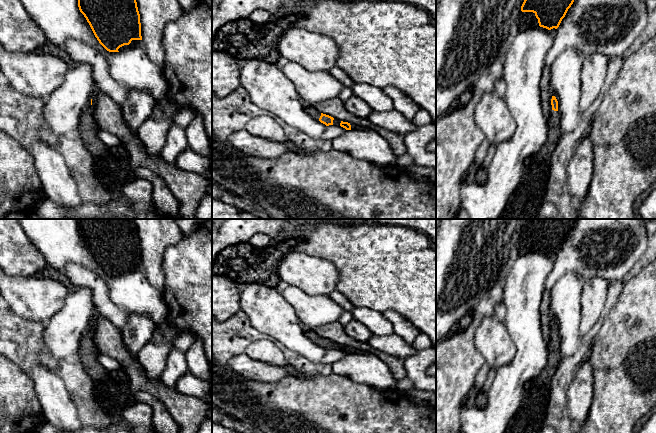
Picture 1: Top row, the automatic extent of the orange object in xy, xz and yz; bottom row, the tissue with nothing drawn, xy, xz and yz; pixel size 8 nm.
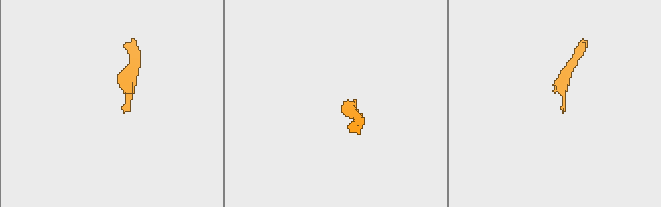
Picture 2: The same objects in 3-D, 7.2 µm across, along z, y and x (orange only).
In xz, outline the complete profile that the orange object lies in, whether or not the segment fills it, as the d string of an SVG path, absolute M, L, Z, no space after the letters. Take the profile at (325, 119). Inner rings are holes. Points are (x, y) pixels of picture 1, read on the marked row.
M302 101L302 105L305 111L316 120L320 121L326 126L333 125L333 117L321 113L312 104L309 104L308 102Z

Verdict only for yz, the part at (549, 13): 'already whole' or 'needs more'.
needs more

